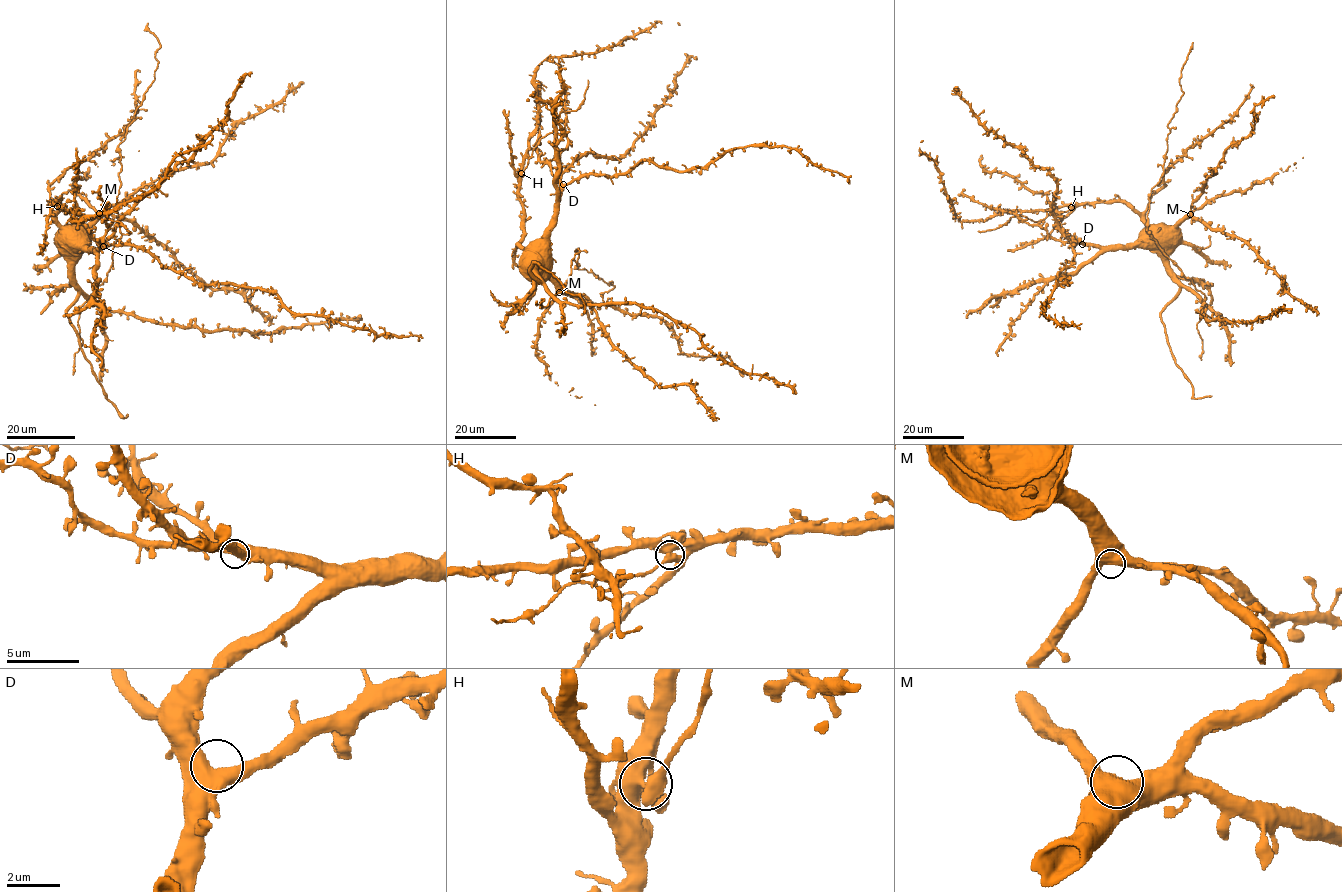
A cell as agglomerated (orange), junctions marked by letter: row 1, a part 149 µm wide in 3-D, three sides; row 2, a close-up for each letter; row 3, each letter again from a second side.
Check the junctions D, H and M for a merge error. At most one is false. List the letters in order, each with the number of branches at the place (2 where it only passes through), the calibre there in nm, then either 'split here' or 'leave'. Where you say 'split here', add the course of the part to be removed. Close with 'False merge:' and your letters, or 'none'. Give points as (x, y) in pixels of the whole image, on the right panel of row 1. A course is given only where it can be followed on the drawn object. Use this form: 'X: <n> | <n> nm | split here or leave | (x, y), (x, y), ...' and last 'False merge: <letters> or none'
D: 2 | 550 nm | leave
H: 2 | 600 nm | split here | (1071, 208), (1059, 215), (1051, 213), (1037, 221), (1025, 216), (1012, 216), (997, 228), (978, 231)
M: 2 | 600 nm | leave
False merge: H

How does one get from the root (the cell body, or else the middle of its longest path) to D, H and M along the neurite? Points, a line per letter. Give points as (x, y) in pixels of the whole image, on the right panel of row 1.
D: (1143, 245), (1082, 244)
H: (1143, 245), (1138, 245), (1137, 240), (1146, 223), (1124, 203), (1099, 201), (1075, 204), (1071, 208)
M: (1143, 245), (1163, 242), (1190, 214)

